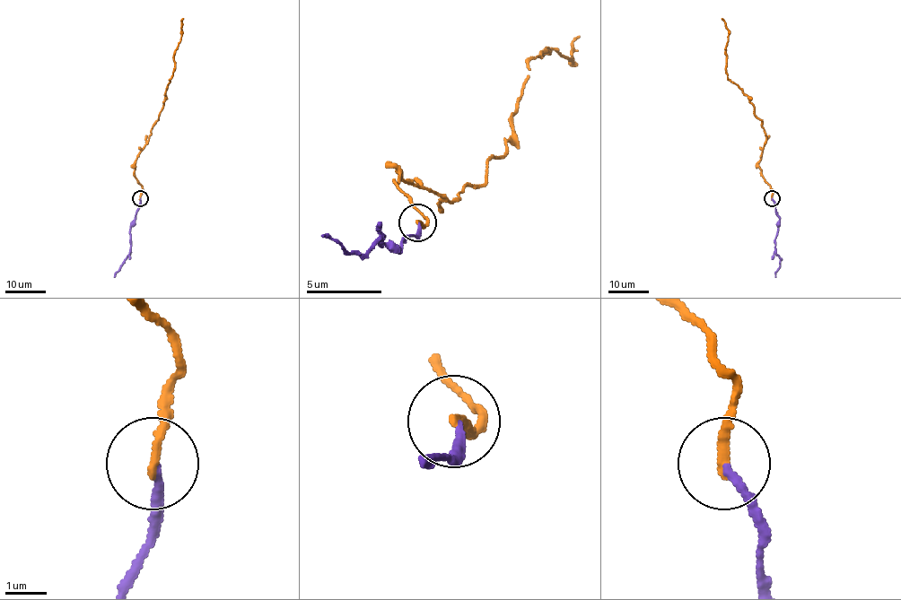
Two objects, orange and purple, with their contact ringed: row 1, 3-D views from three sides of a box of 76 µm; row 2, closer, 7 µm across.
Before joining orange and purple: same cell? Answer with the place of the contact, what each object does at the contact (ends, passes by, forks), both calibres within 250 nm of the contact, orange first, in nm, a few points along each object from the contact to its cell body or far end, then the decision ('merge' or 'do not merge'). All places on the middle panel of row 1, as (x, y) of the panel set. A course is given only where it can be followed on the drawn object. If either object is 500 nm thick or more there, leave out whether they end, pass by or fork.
(417, 222) | orange ends | purple ends | 240/180 nm | orange via (416, 223), (427, 219), (398, 174), (450, 200), (480, 186), (533, 57), (571, 61), (578, 34) | purple via (420, 223), (398, 249), (382, 246), (382, 234), (363, 253), (348, 253), (326, 234), (322, 238) | merge

